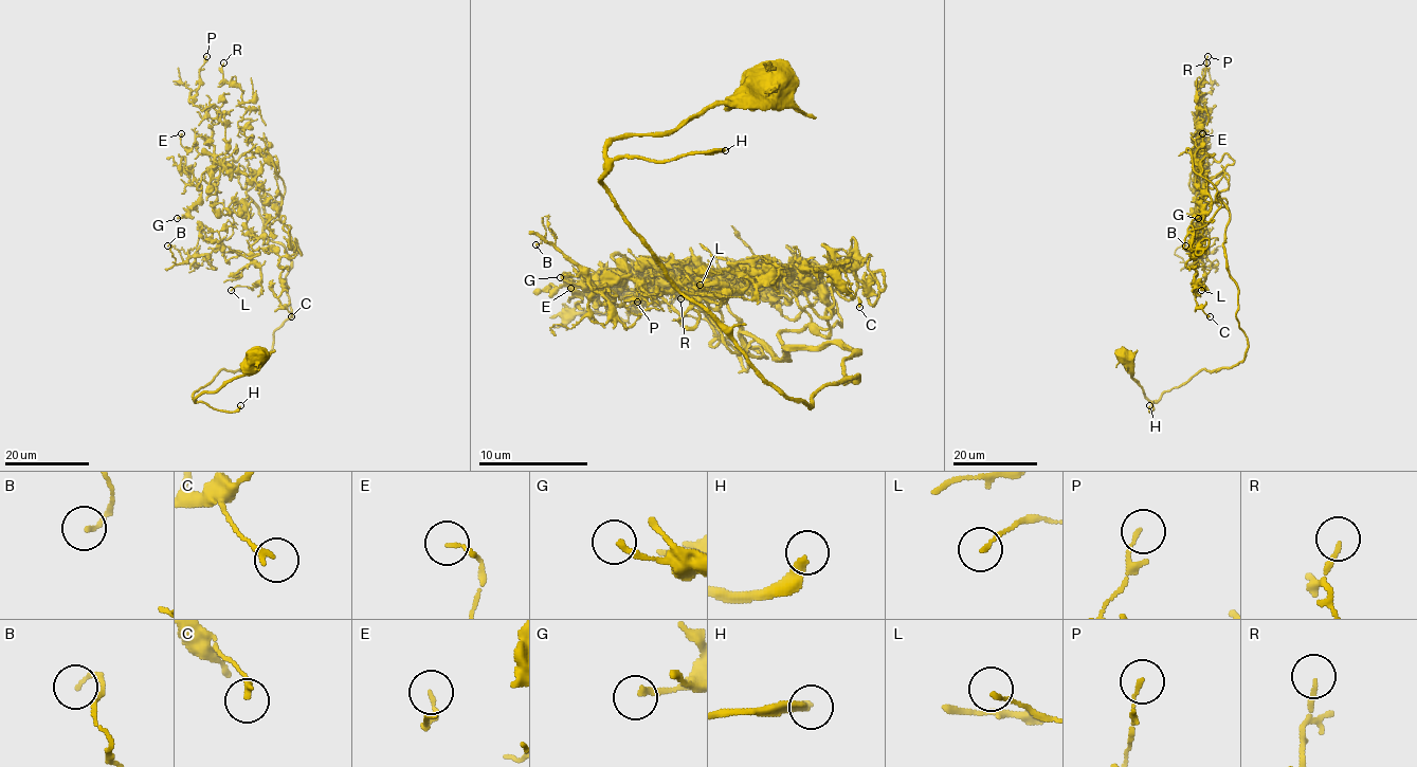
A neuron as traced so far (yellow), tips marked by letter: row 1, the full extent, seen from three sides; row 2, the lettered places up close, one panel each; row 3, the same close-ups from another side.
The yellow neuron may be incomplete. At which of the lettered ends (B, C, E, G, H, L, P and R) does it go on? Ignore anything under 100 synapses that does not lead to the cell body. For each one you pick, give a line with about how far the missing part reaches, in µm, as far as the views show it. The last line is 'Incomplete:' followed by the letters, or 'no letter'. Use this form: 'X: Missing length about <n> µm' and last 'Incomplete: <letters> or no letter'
Incomplete: no letter

